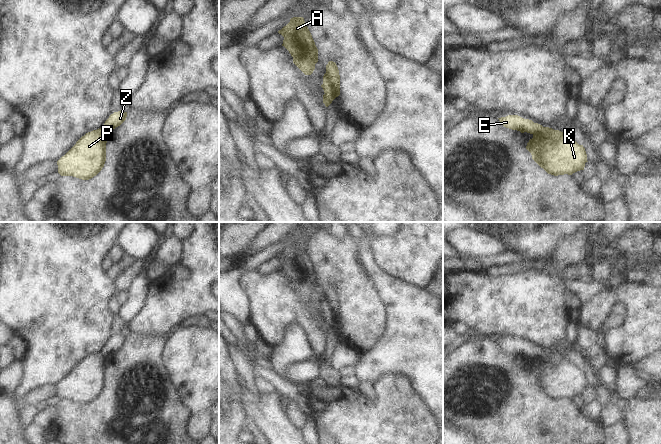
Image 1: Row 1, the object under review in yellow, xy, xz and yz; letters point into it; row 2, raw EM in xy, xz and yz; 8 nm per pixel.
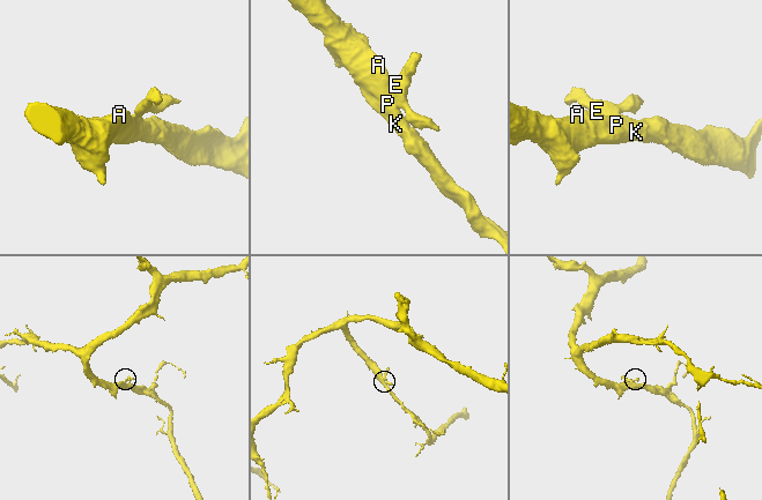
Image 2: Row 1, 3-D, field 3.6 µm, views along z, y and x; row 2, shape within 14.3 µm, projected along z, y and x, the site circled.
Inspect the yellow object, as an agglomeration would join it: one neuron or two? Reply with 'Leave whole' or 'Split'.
Split

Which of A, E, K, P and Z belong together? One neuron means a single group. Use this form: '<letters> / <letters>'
A K P / E Z

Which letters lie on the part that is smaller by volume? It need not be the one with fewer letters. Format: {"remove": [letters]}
{"remove": ["E", "Z"]}

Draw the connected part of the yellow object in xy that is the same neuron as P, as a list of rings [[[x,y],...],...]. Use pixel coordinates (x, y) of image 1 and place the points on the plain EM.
[[[93,354],[82,360],[76,368],[58,385],[61,400],[73,400],[89,404],[96,400],[106,385],[106,355]]]

